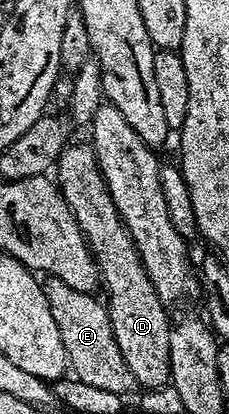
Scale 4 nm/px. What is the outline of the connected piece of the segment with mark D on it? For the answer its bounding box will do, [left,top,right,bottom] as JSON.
[55,145,171,390]

